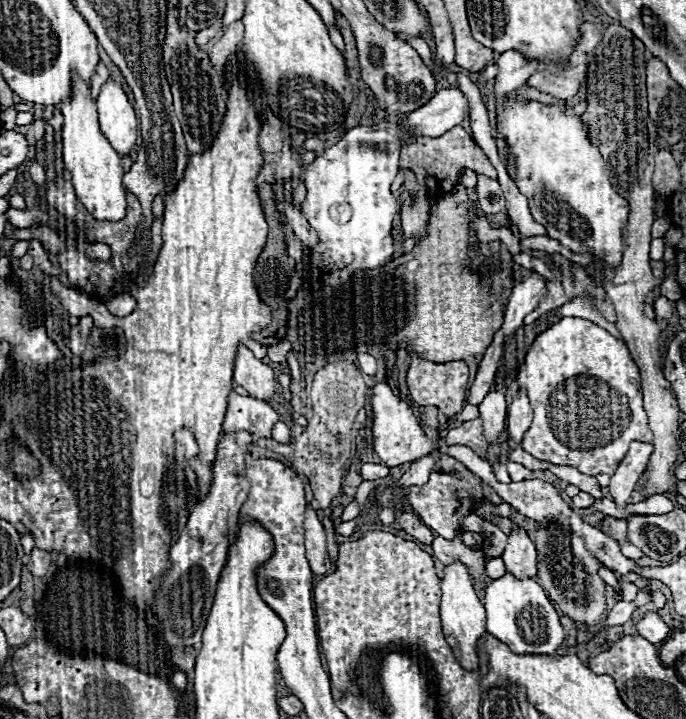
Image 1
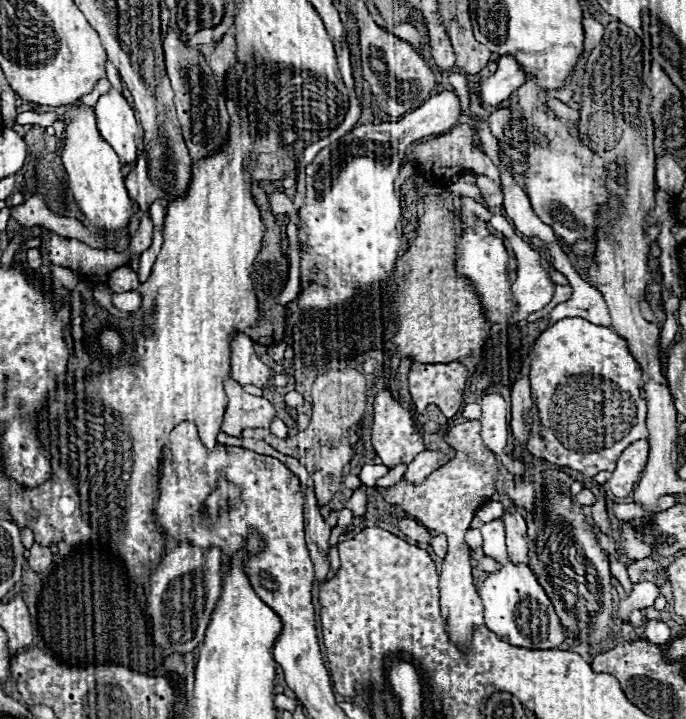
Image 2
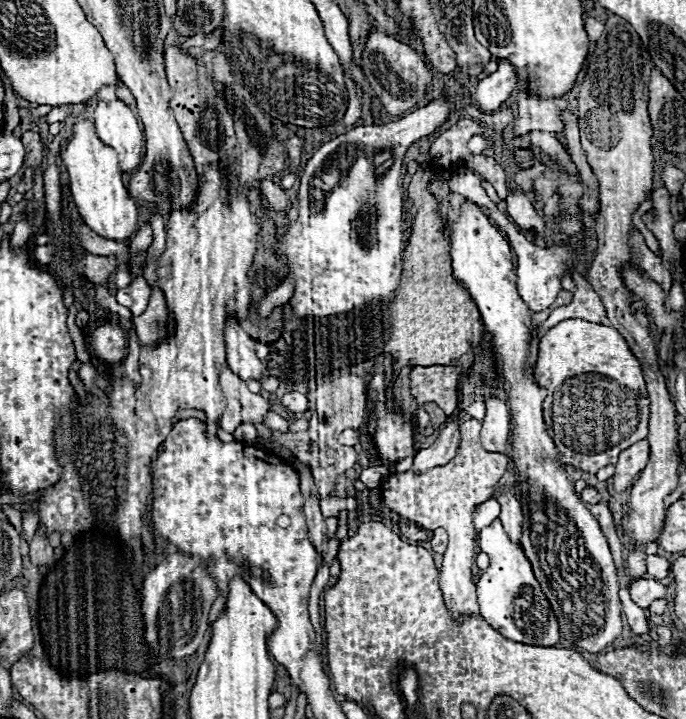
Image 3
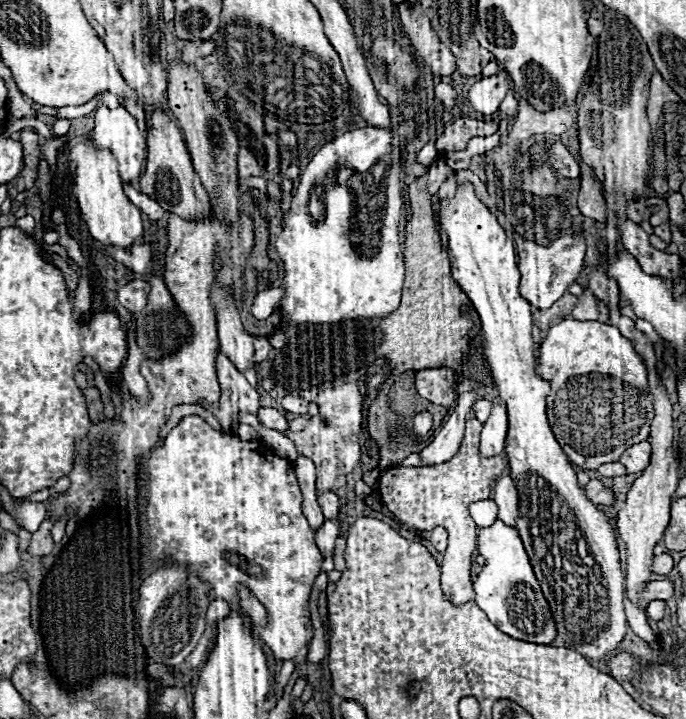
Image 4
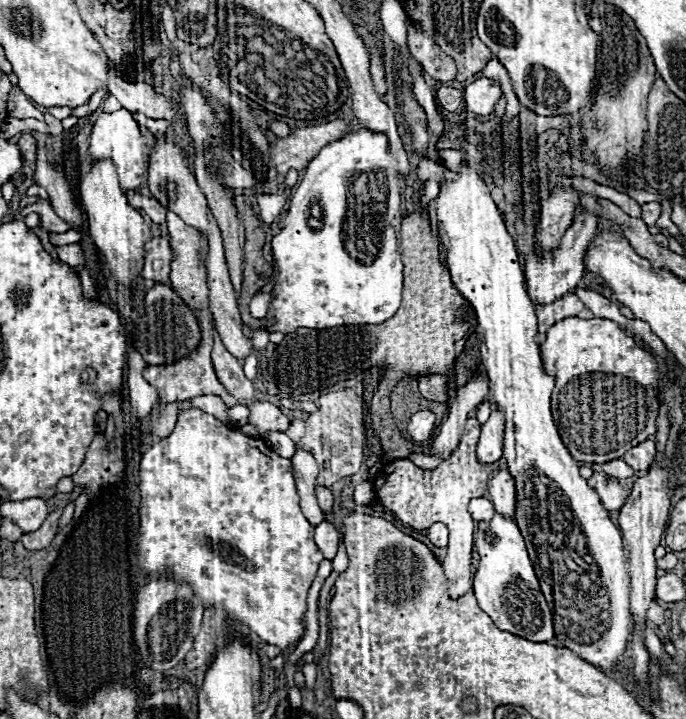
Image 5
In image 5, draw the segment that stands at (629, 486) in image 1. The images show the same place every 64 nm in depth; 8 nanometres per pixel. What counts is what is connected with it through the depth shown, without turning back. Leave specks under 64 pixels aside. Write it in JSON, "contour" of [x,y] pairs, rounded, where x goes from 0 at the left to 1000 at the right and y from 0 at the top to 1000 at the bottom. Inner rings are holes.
{"contour":[[[939,612],[936,618],[918,623],[918,626],[907,634],[907,640],[910,640],[915,648],[921,648],[924,654],[945,654],[948,645],[953,643],[953,629],[956,629],[953,615],[950,615],[950,612]]]}

